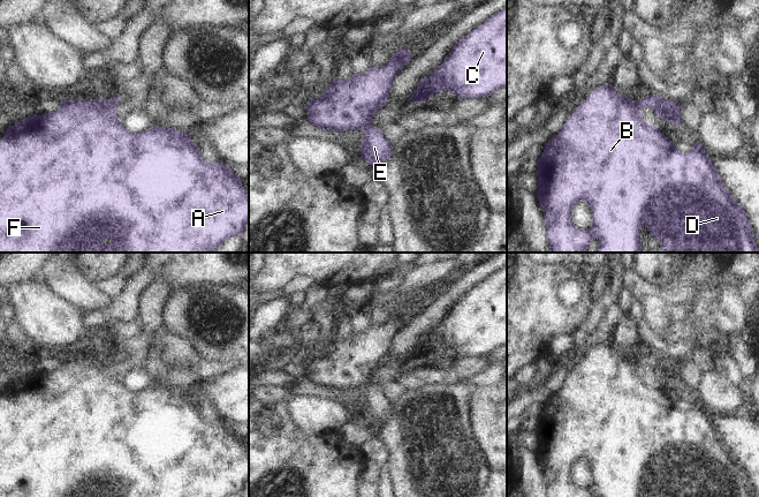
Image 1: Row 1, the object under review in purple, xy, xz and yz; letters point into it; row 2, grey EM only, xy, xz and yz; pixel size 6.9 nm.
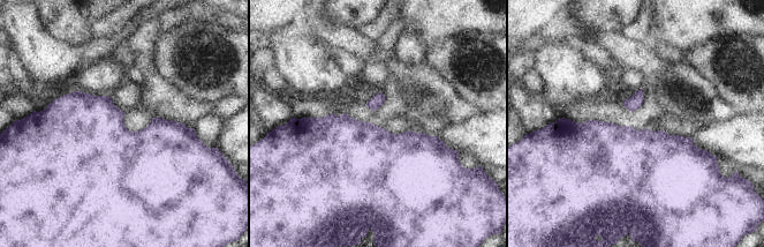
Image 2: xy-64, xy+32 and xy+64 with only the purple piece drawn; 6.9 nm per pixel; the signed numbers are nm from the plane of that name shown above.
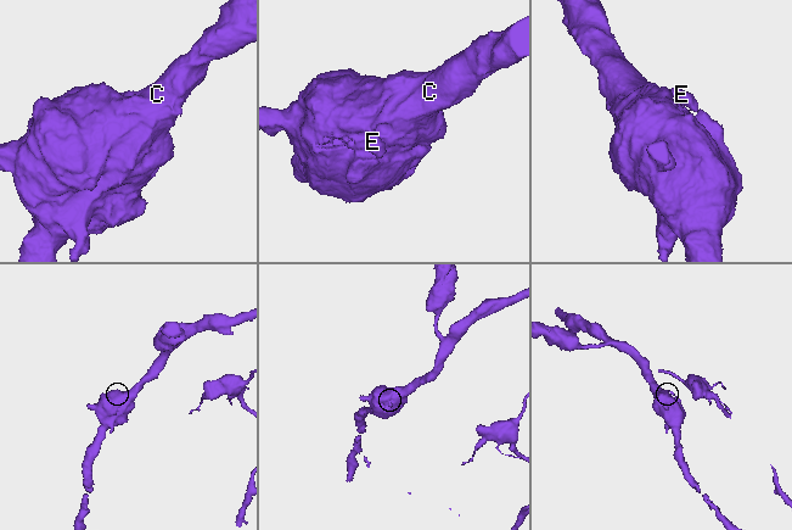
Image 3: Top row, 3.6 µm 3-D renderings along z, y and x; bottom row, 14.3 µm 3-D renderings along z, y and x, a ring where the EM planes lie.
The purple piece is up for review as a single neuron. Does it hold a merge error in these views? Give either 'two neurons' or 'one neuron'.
two neurons

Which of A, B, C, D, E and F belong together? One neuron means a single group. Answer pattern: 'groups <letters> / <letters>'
groups A B C D F / E

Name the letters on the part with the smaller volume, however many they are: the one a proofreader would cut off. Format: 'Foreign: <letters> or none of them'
Foreign: E.

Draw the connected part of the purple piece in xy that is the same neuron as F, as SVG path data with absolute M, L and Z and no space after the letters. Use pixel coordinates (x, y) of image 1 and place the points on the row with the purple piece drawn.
M99 97L96 100L81 98L77 100L64 100L60 107L41 115L33 114L14 126L9 126L3 137L0 138L0 253L213 253L221 243L233 236L242 234L249 224L249 194L242 187L242 180L236 178L230 166L223 161L205 163L197 144L187 135L187 131L175 130L167 127L154 126L142 134L132 134L122 122L116 119L117 107L111 100Z

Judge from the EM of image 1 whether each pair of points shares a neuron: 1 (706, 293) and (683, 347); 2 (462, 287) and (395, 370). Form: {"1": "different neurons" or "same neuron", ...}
{"1": "different neurons", "2": "same neuron"}

